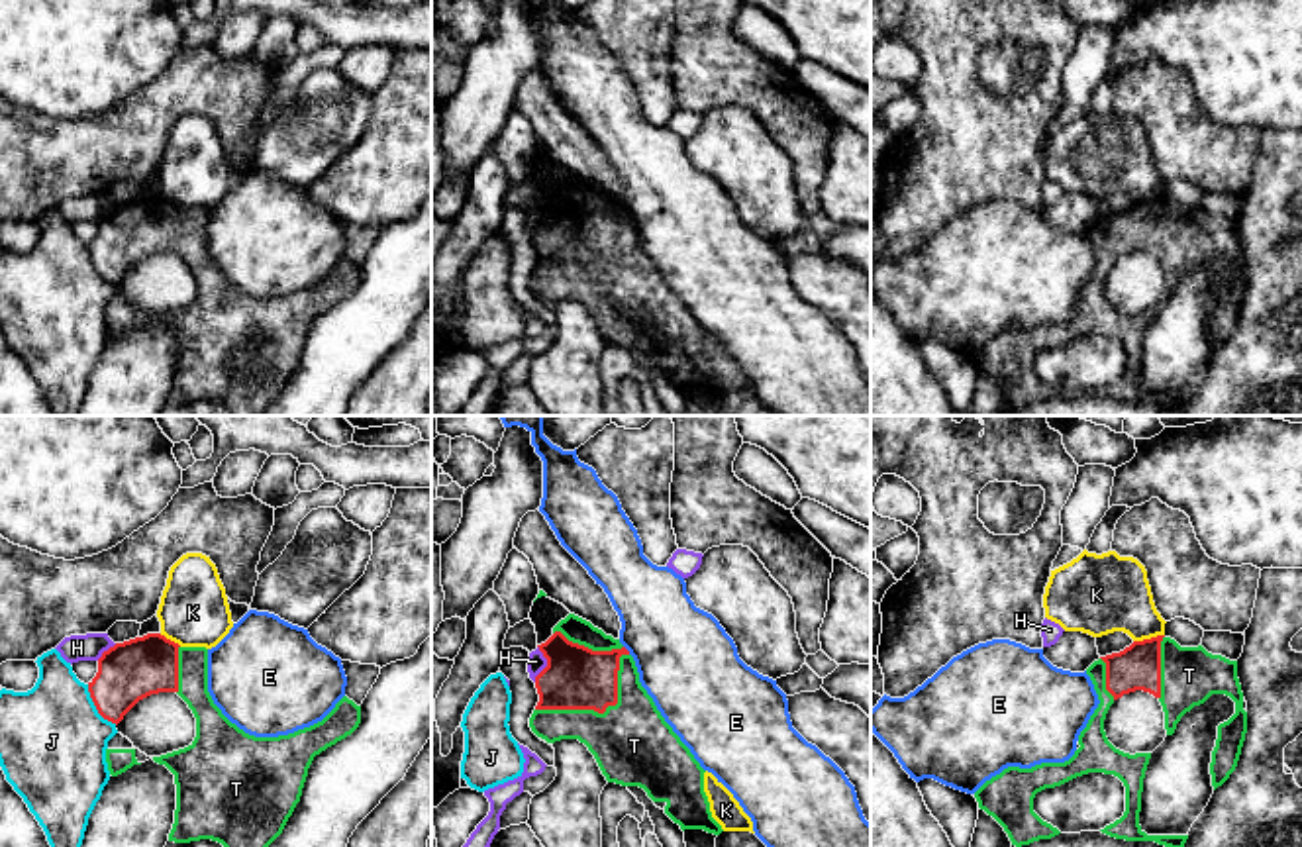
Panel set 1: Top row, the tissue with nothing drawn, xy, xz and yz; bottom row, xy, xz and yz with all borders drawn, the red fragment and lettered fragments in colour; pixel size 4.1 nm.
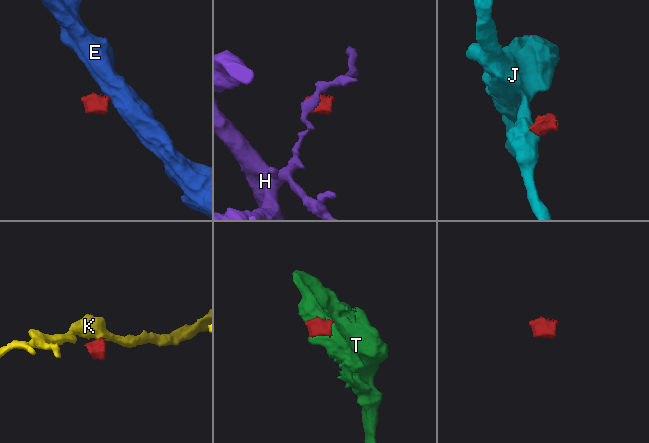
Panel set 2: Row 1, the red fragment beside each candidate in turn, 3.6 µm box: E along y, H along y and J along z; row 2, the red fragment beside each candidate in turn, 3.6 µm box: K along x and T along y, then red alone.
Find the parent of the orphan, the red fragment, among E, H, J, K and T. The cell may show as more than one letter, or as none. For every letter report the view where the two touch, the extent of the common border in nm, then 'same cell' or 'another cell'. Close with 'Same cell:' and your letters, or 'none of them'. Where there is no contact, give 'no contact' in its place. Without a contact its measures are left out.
E: contact in xz; length 50 nm; another cell
H: contact in xz; length 150 nm; another cell
J: contact in xy; length 200 nm; another cell
K: contact in yz; length 130 nm; another cell
T: contact in xz; length 440 nm; same cell
Same cell: T

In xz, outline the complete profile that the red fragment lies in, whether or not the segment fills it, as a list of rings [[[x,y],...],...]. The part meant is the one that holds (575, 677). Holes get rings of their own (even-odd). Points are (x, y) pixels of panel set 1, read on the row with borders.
[[[569,614],[537,647],[547,667],[535,676],[539,702],[529,718],[531,731],[547,743],[578,739],[594,755],[608,782],[639,786],[653,802],[665,802],[665,814],[682,831],[704,829],[720,835],[724,829],[712,818],[704,792],[706,771],[641,686],[635,661],[620,639]]]

